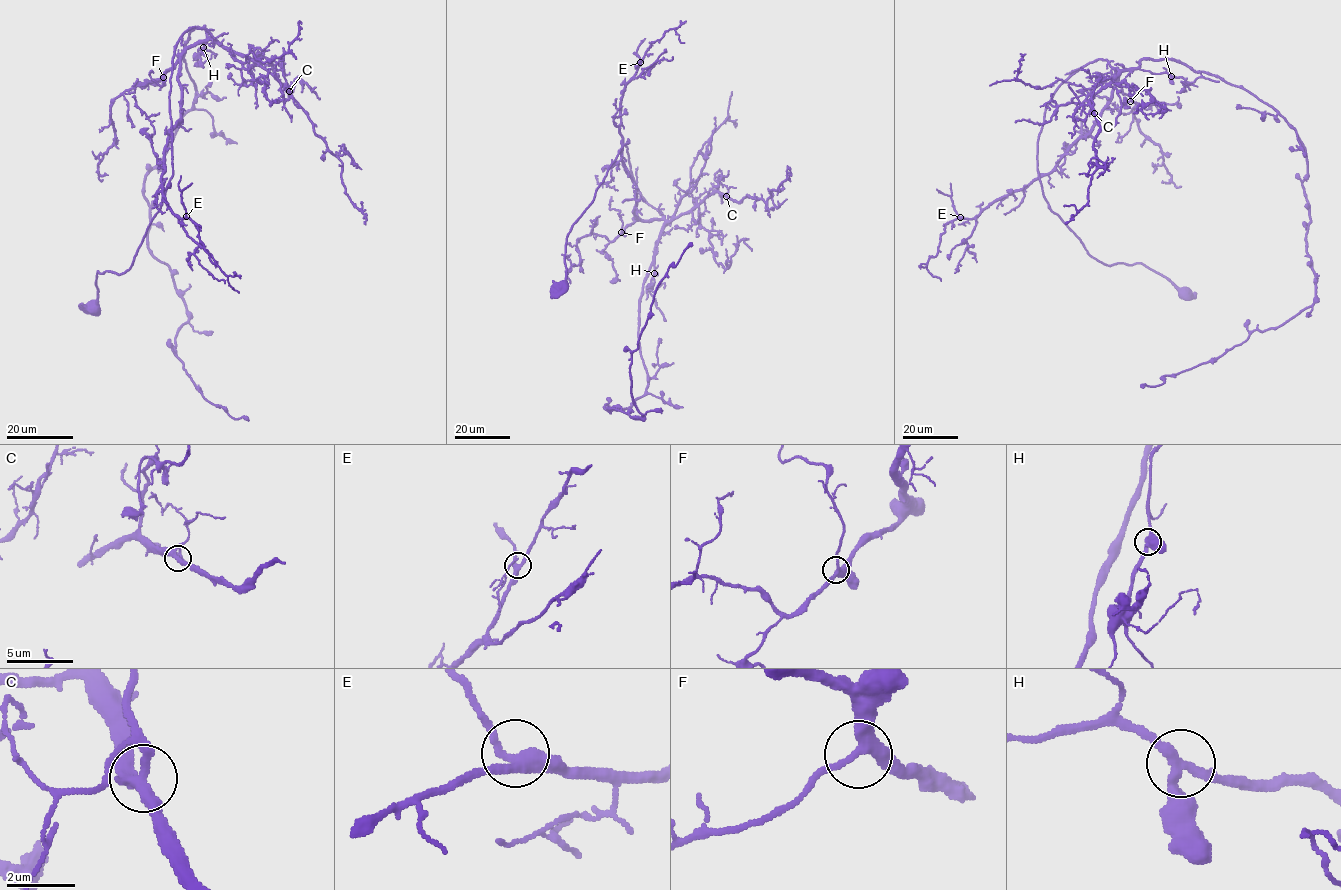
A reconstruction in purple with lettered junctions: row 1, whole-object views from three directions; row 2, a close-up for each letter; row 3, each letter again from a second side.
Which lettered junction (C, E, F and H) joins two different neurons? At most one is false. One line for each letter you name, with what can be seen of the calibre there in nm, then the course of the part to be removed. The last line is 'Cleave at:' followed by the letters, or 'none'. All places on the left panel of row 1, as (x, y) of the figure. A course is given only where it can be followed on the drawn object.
Cleave at: none

